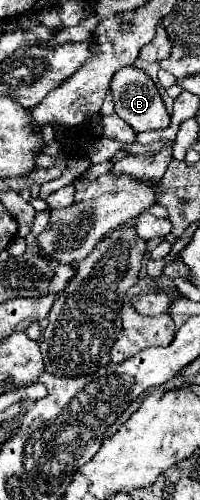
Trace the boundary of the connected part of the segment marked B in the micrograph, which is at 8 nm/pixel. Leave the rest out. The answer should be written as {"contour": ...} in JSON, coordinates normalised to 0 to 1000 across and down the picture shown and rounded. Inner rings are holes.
{"contour":[[[620,134],[560,154],[560,190],[570,190],[570,222],[680,262],[780,262],[780,258],[830,258],[850,250],[850,230],[800,198],[800,186],[760,158],[670,134]]]}

